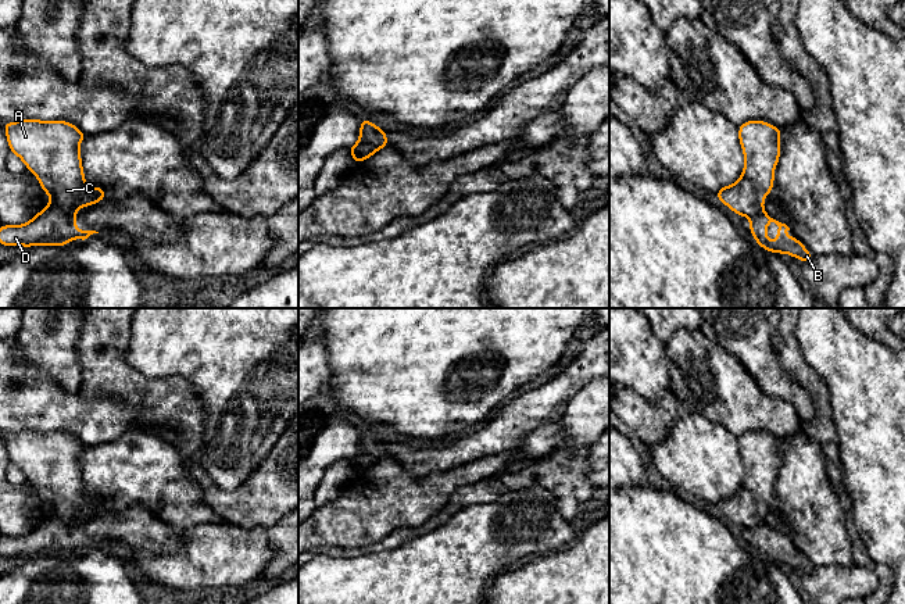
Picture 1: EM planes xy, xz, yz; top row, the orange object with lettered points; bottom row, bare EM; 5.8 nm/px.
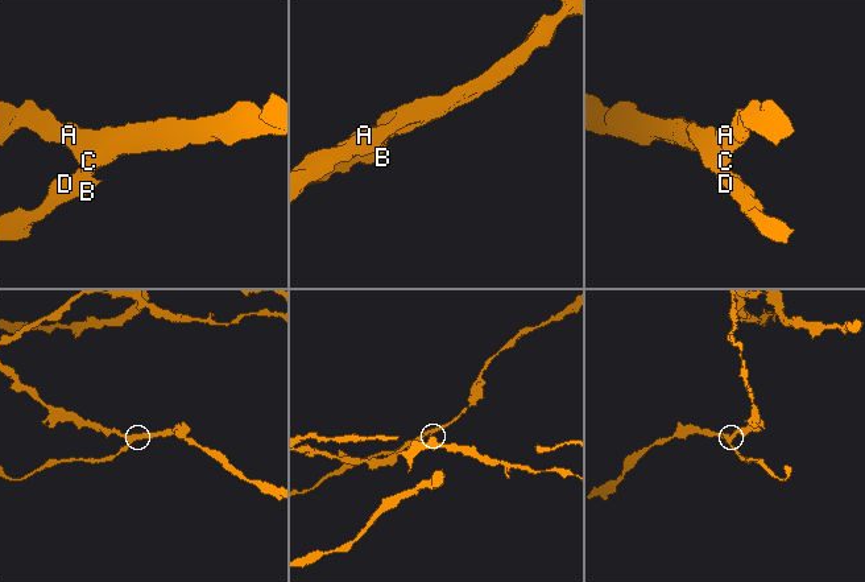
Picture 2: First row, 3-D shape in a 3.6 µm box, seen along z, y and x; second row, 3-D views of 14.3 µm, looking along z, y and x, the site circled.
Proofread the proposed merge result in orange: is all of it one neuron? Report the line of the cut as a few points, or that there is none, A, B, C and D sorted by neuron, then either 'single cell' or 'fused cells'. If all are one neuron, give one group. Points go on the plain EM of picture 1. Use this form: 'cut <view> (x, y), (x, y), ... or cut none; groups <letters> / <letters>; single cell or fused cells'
cut xy (49, 514), (71, 525); groups A C / B D; fused cells

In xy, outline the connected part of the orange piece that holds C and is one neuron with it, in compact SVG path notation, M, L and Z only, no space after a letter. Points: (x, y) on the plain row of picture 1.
M21 430L4 433L10 462L17 465L26 479L39 490L42 501L51 507L50 517L72 525L82 518L105 511L104 498L90 498L85 493L79 455L86 446L67 432Z

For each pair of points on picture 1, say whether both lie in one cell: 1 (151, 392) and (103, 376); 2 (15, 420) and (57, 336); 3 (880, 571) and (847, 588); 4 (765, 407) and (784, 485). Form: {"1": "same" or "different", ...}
{"1": "same", "2": "different", "3": "different", "4": "different"}

